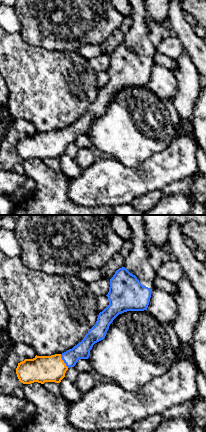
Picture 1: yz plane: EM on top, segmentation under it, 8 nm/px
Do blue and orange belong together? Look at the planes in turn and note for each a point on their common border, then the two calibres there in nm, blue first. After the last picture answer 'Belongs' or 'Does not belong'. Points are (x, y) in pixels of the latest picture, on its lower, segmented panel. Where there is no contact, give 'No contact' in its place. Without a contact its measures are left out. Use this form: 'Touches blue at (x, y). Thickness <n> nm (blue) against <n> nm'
Touches blue at (63, 360). Thickness 130 nm (blue) against 220 nm

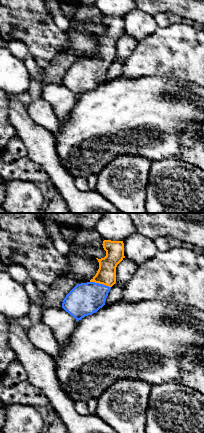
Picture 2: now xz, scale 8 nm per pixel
Touches blue at (100, 284). Thickness 260 nm (blue) against 160 nm

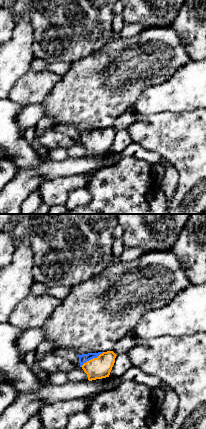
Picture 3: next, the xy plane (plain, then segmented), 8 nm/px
Touches blue at (91, 358). Thickness 70 nm (blue) against 180 nm

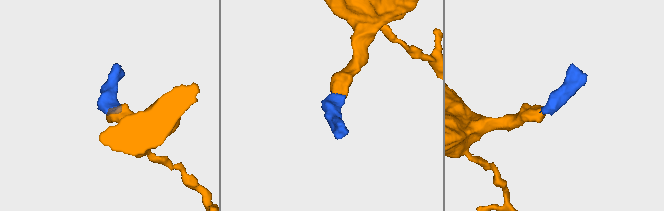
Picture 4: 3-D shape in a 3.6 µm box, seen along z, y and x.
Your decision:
Belongs

